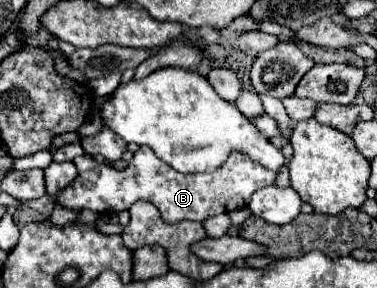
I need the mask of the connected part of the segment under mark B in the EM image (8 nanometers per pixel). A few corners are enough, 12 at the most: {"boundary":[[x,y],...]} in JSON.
{"boundary":[[139,146],[123,172],[87,154],[53,198],[119,214],[137,200],[165,222],[243,208],[275,172],[231,154],[213,174],[181,174]]}

